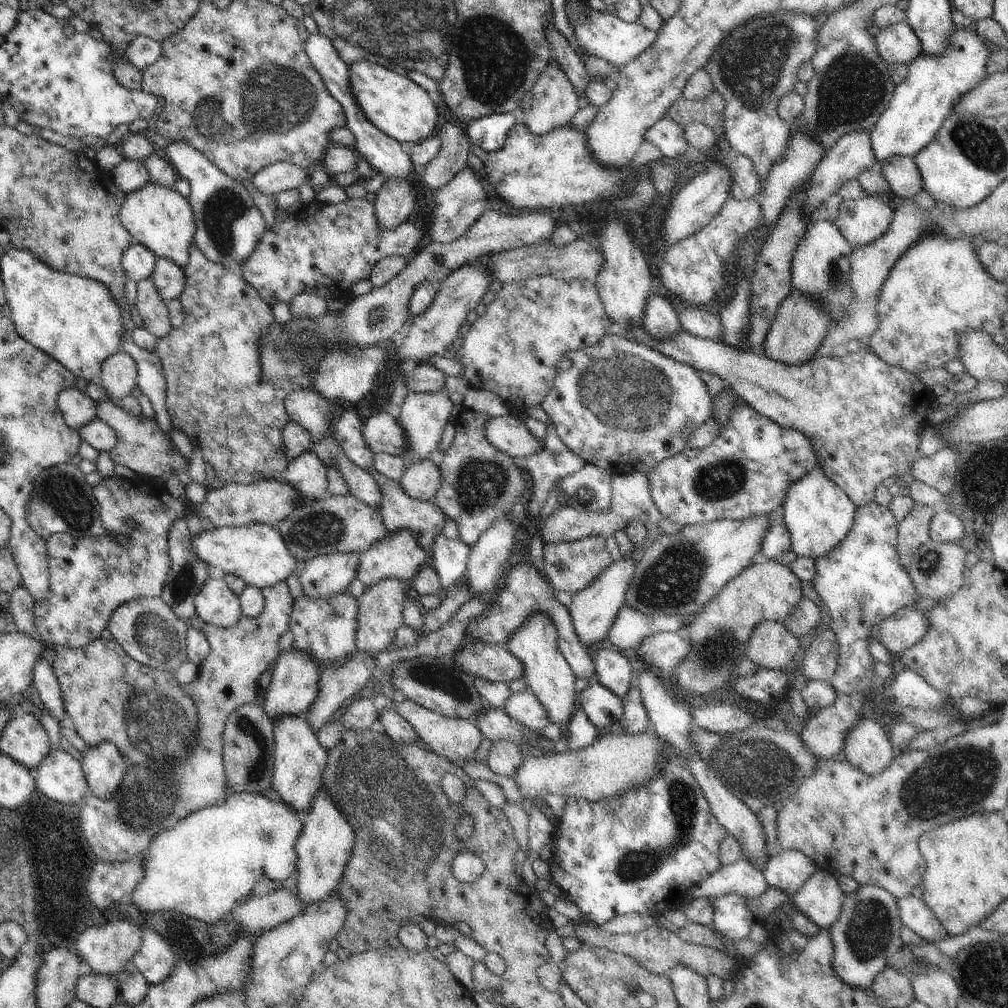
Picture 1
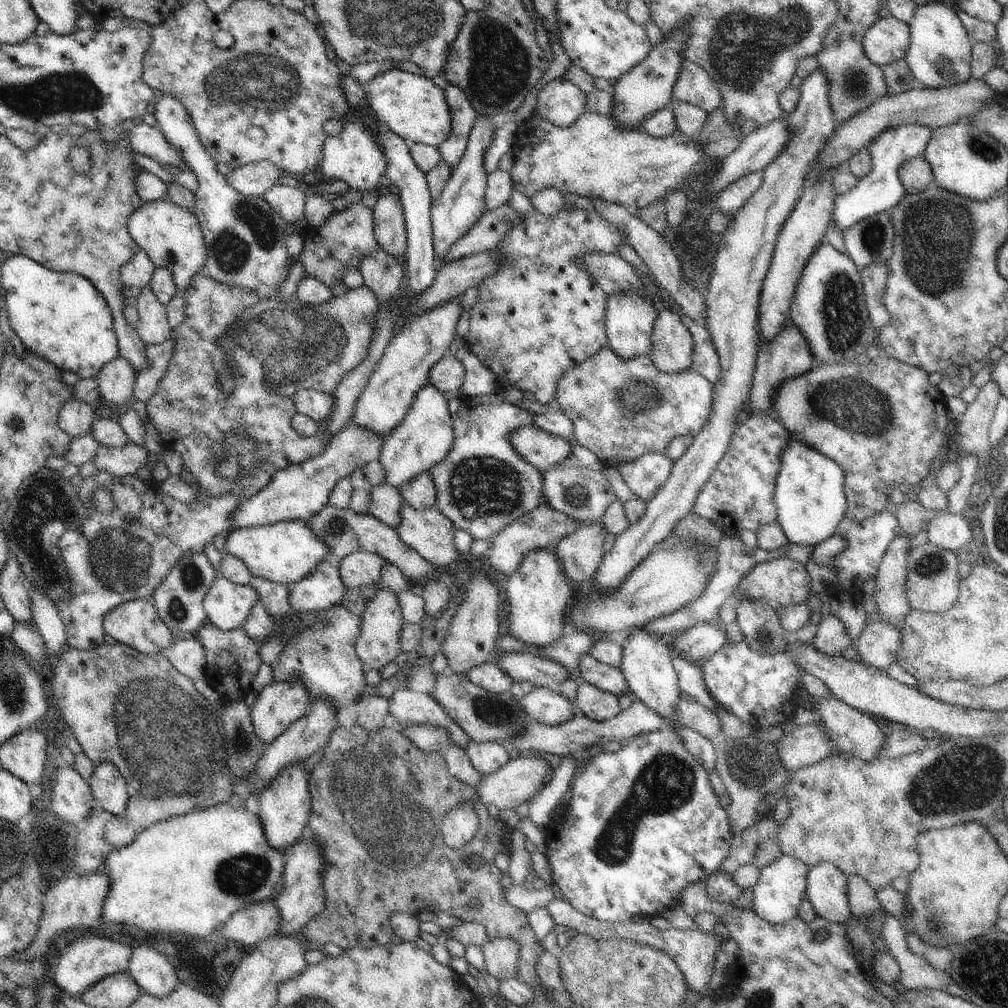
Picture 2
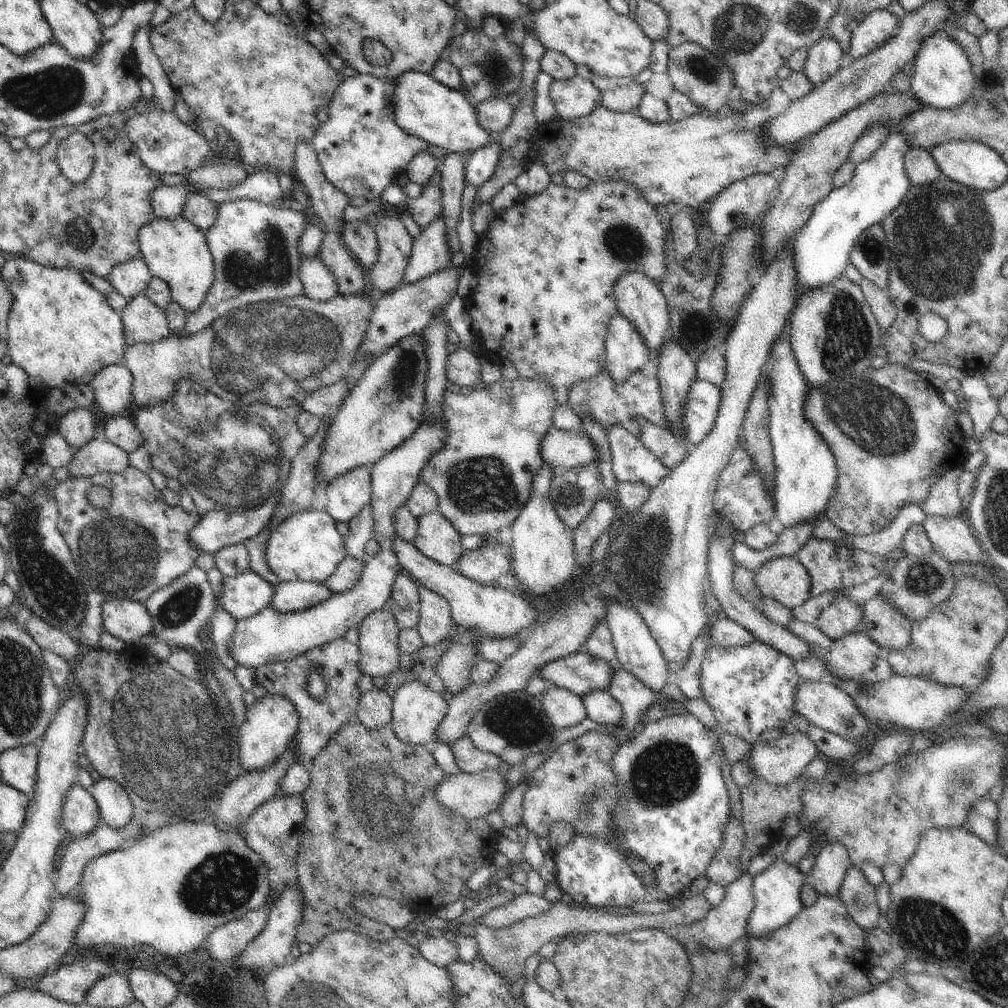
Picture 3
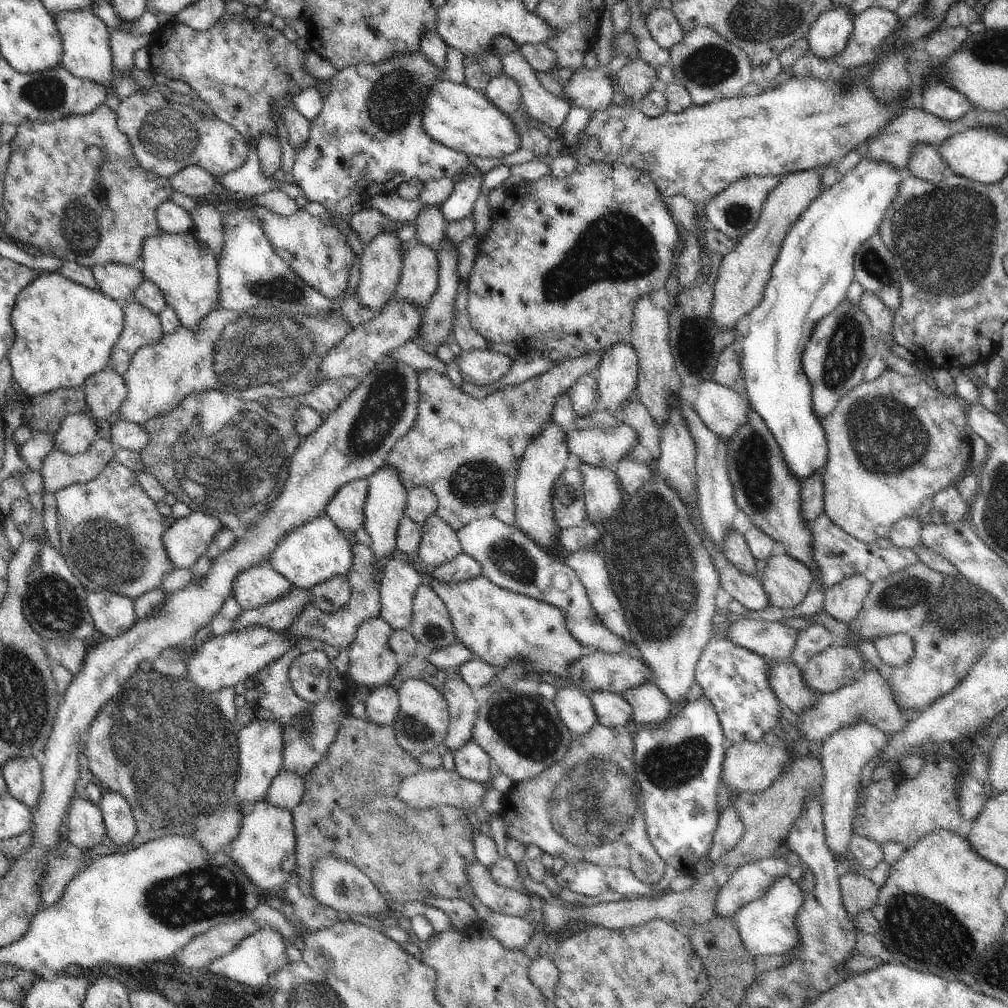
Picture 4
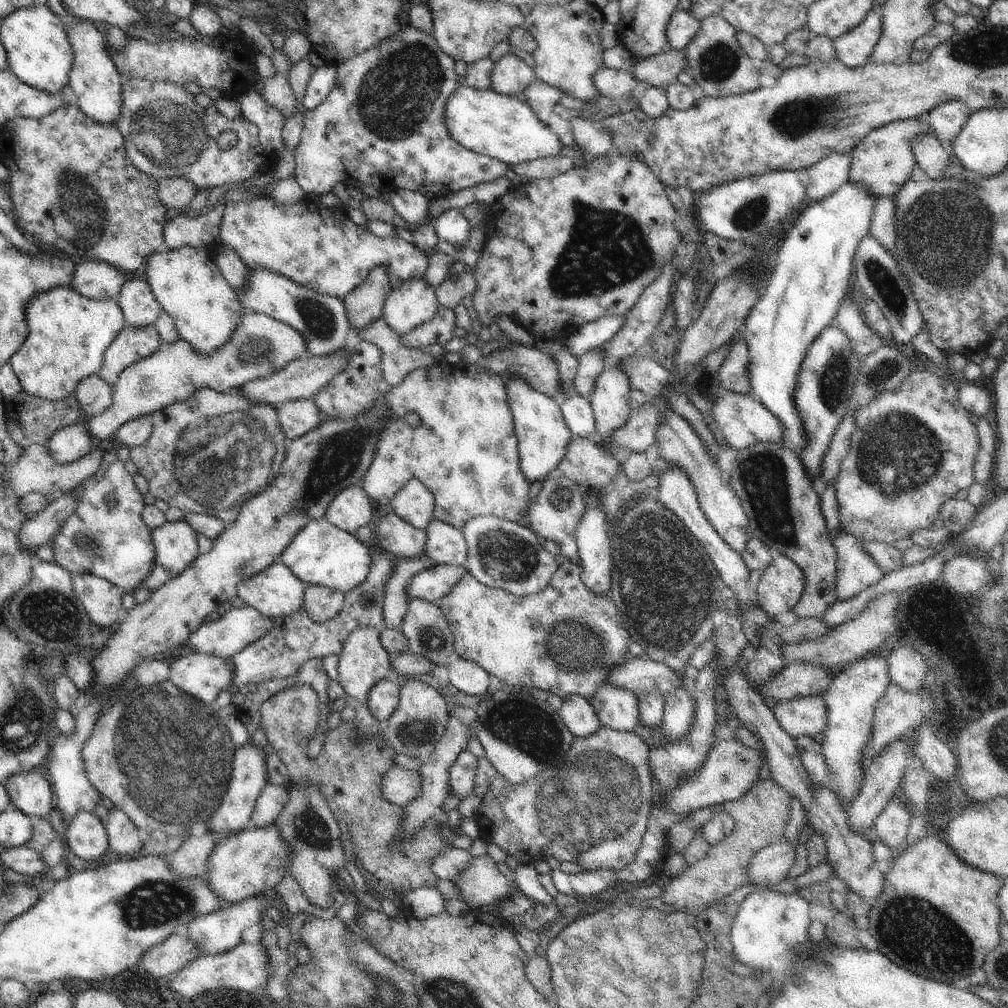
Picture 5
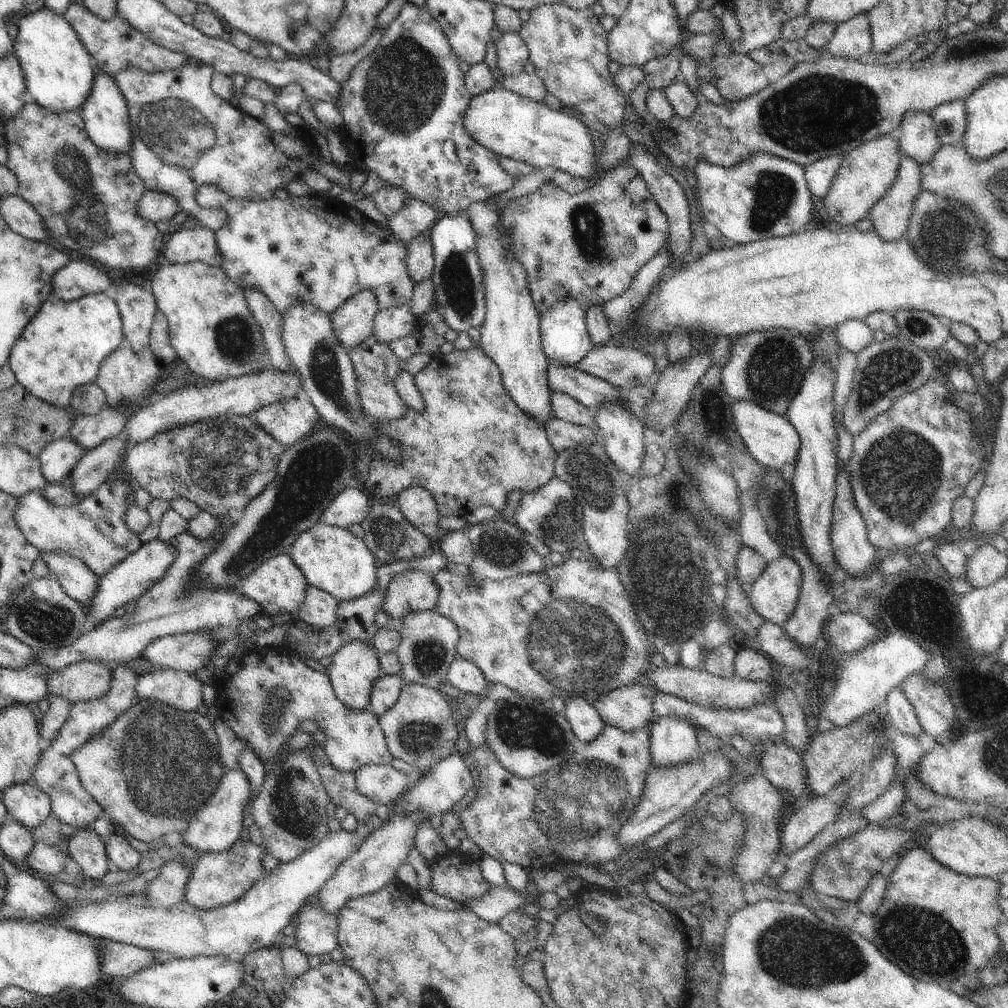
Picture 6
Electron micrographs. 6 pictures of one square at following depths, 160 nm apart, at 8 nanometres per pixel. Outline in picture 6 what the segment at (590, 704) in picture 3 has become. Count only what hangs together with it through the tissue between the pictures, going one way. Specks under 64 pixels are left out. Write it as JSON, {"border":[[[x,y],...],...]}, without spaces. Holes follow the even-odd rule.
{"border":[[[636,680],[600,695],[593,707],[607,724],[623,731],[637,731],[650,728],[656,719],[653,700],[656,690]]]}

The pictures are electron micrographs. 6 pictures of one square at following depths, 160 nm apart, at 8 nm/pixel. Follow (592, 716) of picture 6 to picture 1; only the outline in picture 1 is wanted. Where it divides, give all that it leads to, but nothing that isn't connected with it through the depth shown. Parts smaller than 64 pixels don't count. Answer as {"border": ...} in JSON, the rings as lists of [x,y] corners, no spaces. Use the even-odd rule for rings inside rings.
{"border":[[[529,689],[521,693],[513,693],[502,708],[512,720],[534,730],[542,730],[550,723],[546,708],[538,702],[534,692]]]}

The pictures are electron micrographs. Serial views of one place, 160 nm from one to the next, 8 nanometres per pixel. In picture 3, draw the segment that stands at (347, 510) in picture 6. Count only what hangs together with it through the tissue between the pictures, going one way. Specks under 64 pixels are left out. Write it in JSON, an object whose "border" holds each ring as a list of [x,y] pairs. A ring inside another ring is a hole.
{"border":[[[365,464],[349,470],[327,486],[325,510],[336,522],[348,523],[365,504],[371,502],[372,467],[373,465]]]}

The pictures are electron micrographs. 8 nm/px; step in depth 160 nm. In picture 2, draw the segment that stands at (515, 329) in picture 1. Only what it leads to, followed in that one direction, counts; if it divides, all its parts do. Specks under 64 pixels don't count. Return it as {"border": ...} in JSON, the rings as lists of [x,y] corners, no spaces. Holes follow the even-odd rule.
{"border":[[[562,207],[554,217],[546,217],[534,210],[522,218],[497,248],[492,250],[506,255],[507,263],[502,270],[478,286],[476,302],[469,310],[471,317],[468,336],[463,340],[475,355],[484,356],[481,363],[495,374],[495,382],[501,387],[497,389],[498,392],[512,386],[523,394],[530,392],[540,404],[553,408],[560,377],[575,364],[594,356],[609,342],[605,323],[608,295],[592,275],[579,267],[577,258],[590,251],[618,253],[618,245],[627,242],[627,236],[598,212],[588,212],[577,207],[568,213]]]}

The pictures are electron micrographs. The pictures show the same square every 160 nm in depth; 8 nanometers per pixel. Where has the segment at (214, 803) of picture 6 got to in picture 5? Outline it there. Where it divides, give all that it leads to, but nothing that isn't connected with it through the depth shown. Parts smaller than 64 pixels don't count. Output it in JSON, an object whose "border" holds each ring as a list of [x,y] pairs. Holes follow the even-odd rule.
{"border":[[[252,740],[237,747],[233,758],[233,773],[231,774],[227,793],[224,795],[218,810],[214,812],[207,824],[208,832],[212,834],[213,838],[215,838],[215,834],[220,834],[220,832],[226,832],[228,836],[230,833],[240,832],[247,827],[257,803],[257,798],[260,796],[262,789],[268,784],[269,776],[266,759],[265,750],[259,744],[253,743]]]}

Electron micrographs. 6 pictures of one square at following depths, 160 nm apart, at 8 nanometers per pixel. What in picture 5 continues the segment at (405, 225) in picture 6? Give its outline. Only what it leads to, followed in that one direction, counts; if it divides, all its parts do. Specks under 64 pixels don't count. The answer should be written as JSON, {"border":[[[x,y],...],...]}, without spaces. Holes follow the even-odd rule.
{"border":[[[399,188],[390,193],[391,204],[395,211],[408,222],[409,230],[430,220],[427,198],[420,191]]]}

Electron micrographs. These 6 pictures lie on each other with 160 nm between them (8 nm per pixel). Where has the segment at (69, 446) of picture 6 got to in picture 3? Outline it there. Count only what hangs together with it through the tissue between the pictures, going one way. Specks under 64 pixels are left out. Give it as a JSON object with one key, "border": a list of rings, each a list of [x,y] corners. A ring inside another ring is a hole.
{"border":[[[75,408],[59,418],[59,433],[75,449],[93,440],[98,414],[92,409]]]}

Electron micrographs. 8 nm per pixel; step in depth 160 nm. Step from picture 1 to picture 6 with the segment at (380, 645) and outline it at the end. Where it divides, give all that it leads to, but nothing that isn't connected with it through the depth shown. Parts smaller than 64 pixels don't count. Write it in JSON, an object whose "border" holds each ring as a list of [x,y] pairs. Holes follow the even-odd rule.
{"border":[[[362,639],[347,642],[333,656],[332,662],[327,668],[327,675],[330,677],[335,695],[349,709],[361,711],[370,704],[372,687],[381,674],[379,658],[380,655],[372,644]]]}

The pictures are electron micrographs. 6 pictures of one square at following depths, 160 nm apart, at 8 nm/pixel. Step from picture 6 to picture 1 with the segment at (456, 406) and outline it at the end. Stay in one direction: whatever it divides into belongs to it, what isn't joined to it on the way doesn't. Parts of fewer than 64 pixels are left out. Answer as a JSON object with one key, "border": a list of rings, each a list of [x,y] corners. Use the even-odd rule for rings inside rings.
{"border":[[[463,407],[455,420],[458,428],[454,442],[444,454],[436,457],[441,486],[432,501],[442,508],[447,519],[456,524],[459,540],[471,548],[492,526],[492,522],[510,513],[516,502],[529,492],[522,469],[512,462],[508,454],[488,442],[484,426],[490,418],[490,414]]]}

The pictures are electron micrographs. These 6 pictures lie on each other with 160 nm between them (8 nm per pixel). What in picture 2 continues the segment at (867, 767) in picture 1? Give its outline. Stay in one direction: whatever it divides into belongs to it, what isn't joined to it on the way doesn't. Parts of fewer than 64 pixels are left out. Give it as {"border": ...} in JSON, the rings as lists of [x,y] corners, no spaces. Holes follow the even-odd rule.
{"border":[[[836,697],[829,699],[817,698],[814,703],[818,710],[815,712],[816,716],[818,716],[817,720],[825,724],[833,744],[838,745],[844,753],[861,758],[866,762],[872,762],[879,758],[879,752],[887,737],[876,725],[870,714],[855,709]]]}

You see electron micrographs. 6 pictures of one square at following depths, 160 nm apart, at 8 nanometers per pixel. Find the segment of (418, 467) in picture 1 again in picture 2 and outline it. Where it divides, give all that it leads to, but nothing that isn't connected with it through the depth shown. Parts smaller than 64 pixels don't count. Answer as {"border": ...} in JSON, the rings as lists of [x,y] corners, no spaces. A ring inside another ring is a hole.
{"border":[[[423,472],[415,476],[410,482],[399,486],[404,502],[421,511],[434,506],[437,497],[437,488],[430,473]]]}

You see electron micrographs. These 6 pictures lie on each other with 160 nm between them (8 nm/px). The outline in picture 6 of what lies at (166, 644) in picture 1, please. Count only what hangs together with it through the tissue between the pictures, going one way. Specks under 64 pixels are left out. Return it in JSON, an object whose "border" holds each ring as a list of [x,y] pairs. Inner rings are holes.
{"border":[[[40,553],[47,562],[52,576],[56,577],[75,601],[82,602],[84,608],[93,603],[95,593],[98,592],[100,577],[88,568],[82,560],[71,557],[68,553]]]}

